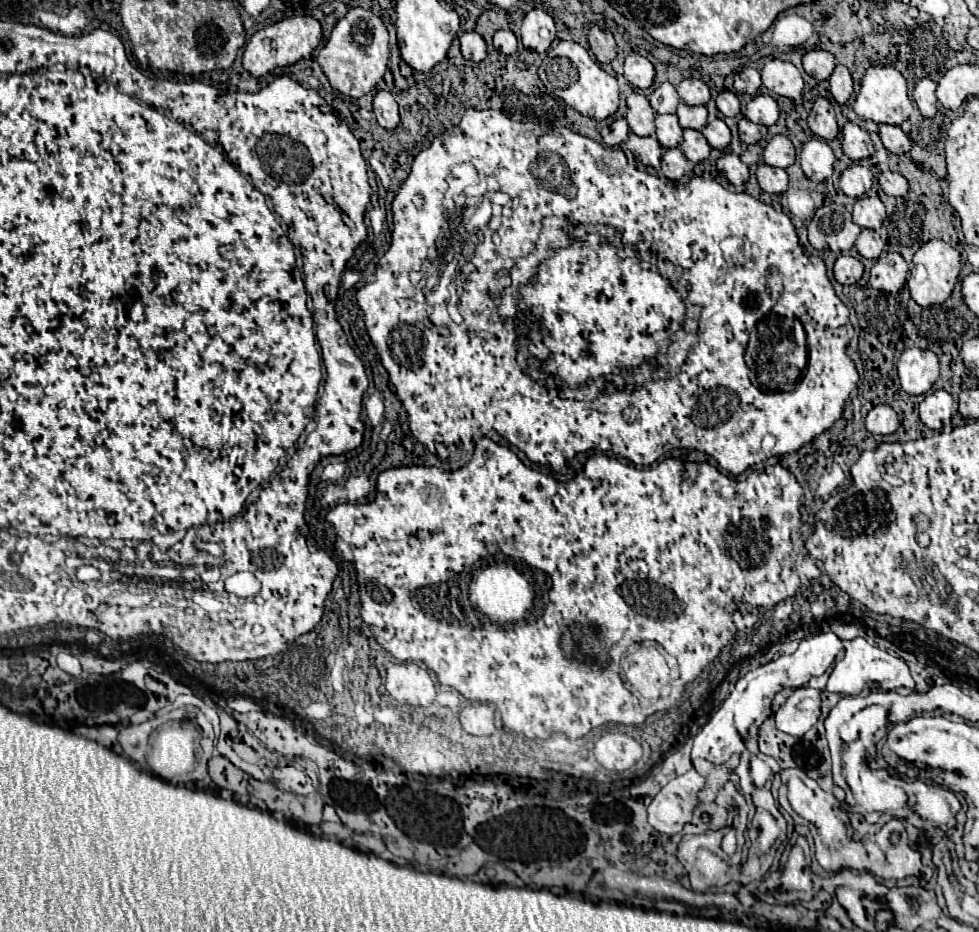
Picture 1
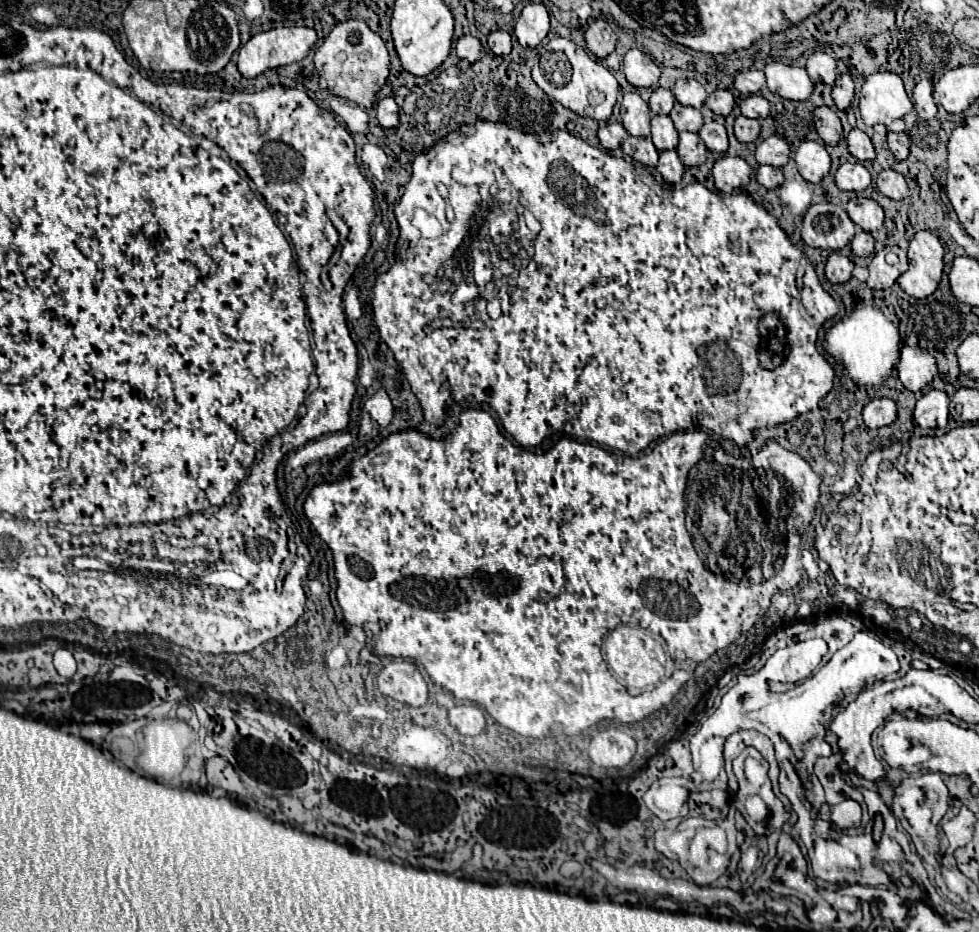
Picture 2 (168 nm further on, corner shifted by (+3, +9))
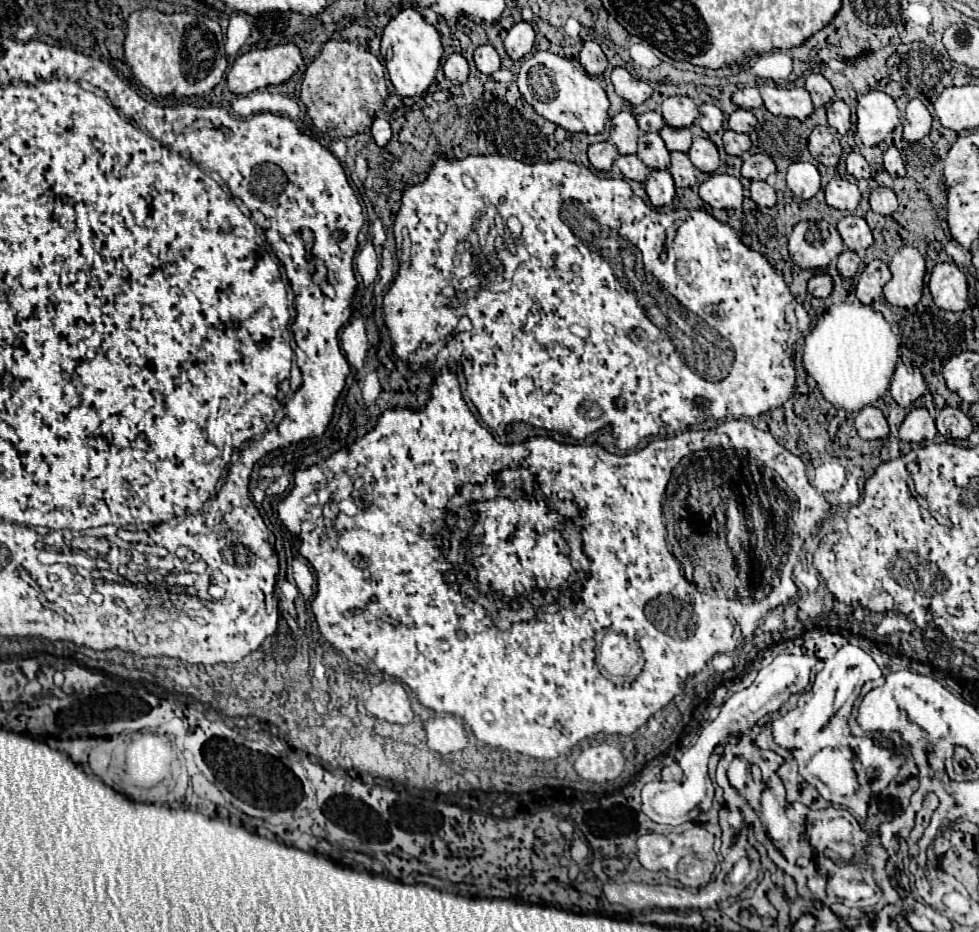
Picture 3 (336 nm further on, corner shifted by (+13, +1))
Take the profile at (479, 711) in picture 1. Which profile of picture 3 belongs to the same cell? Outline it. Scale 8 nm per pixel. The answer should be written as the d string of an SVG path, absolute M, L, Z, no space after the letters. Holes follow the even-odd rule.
M452 715L430 719L426 723L426 737L428 737L428 747L442 755L462 751L468 745L464 725Z

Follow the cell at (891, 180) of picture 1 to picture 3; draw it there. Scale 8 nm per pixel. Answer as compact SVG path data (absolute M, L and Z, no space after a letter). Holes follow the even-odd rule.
M884 185L872 189L870 193L870 207L872 211L880 213L880 215L890 215L898 209L898 199L896 199L896 193Z

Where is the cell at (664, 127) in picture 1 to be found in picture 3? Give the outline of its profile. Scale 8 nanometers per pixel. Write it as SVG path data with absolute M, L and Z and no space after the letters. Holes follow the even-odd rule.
M644 133L638 141L638 157L650 169L666 169L670 165L670 151L658 133Z

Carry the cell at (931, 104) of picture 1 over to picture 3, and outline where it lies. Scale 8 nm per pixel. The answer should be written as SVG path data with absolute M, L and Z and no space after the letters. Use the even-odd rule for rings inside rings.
M912 99L906 105L906 121L908 125L904 125L904 139L906 141L920 141L922 137L926 137L930 133L930 125L932 125L932 115L926 109L926 105L920 99Z

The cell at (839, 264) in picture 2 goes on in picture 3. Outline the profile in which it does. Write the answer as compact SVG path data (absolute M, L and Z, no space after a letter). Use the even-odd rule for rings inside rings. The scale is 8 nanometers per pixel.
M816 273L810 281L808 281L808 293L814 297L828 297L834 289L834 281L828 273Z

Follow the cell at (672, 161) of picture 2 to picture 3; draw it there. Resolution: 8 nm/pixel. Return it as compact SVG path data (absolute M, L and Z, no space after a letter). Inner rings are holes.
M652 169L644 181L644 189L654 207L664 207L674 199L674 181L666 169Z

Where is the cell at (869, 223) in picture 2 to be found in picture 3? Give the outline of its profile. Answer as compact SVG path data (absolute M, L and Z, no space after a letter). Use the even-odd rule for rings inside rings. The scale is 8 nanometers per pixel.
M846 215L838 221L838 233L844 239L844 245L852 251L864 253L872 245L872 231L864 217L860 215Z

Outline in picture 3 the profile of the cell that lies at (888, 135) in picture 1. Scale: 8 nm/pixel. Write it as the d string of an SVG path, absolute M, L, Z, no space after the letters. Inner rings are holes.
M890 147L884 151L884 169L892 175L892 177L904 177L906 169L904 169L904 161L898 153L896 147Z

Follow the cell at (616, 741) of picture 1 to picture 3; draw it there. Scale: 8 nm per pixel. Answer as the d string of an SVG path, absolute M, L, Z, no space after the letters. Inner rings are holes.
M608 743L588 745L576 759L574 769L586 781L612 781L624 771L624 755L618 747Z

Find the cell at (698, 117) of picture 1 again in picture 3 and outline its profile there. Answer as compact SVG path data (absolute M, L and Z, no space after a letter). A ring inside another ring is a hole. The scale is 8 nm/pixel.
M664 125L660 129L660 137L664 139L664 143L666 143L666 147L670 151L684 151L684 153L688 153L688 149L692 145L692 133L690 133L688 127L674 129L670 125Z

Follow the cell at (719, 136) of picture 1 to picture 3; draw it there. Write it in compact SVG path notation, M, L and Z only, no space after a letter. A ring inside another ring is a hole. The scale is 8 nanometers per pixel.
M704 137L694 139L694 143L688 151L688 157L694 163L694 167L698 167L704 173L714 173L720 165L716 145L710 139L704 139Z

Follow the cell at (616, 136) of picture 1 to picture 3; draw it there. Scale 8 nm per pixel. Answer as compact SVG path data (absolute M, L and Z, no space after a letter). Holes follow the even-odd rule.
M610 141L594 143L588 147L588 159L600 171L608 171L612 167L614 159L618 159L618 155L620 155L618 149Z

